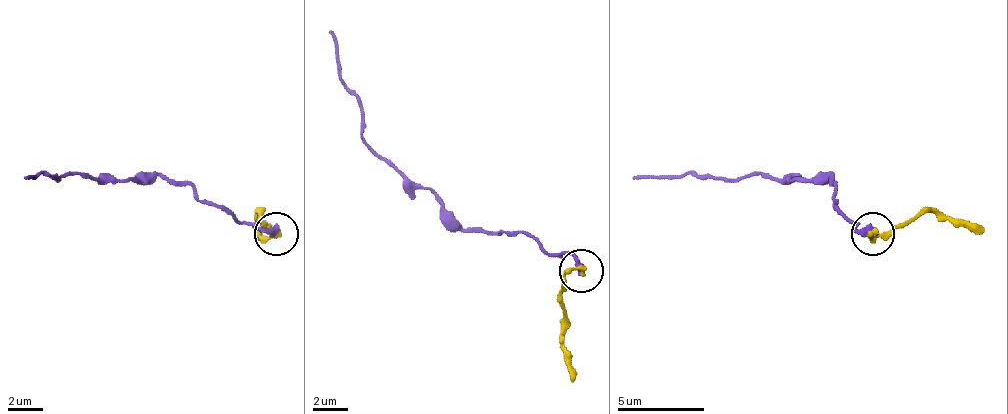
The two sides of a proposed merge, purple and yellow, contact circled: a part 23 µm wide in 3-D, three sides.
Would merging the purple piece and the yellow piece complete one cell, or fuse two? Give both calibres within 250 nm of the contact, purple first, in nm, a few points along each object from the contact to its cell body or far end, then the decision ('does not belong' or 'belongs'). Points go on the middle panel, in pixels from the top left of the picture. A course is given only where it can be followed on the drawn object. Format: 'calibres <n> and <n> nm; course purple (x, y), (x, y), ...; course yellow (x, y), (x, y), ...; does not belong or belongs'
calibres 400 and 320 nm; course purple (582, 270), (569, 252), (547, 252), (521, 230), (465, 230), (360, 135), (360, 100), (338, 74), (330, 30); course yellow (582, 270), (565, 278), (565, 361), (573, 383); does not belong

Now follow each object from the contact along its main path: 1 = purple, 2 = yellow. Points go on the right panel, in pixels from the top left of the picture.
1: (872, 230), (854, 230), (854, 222), (832, 204), (832, 178), (702, 178), (676, 174), (632, 178)
2: (872, 235), (880, 235), (924, 213), (963, 217), (985, 230)

